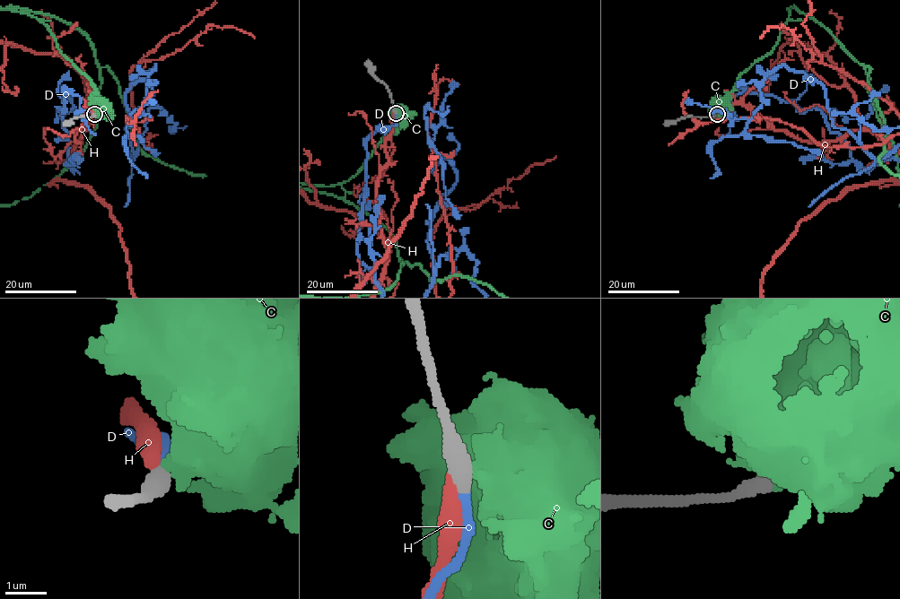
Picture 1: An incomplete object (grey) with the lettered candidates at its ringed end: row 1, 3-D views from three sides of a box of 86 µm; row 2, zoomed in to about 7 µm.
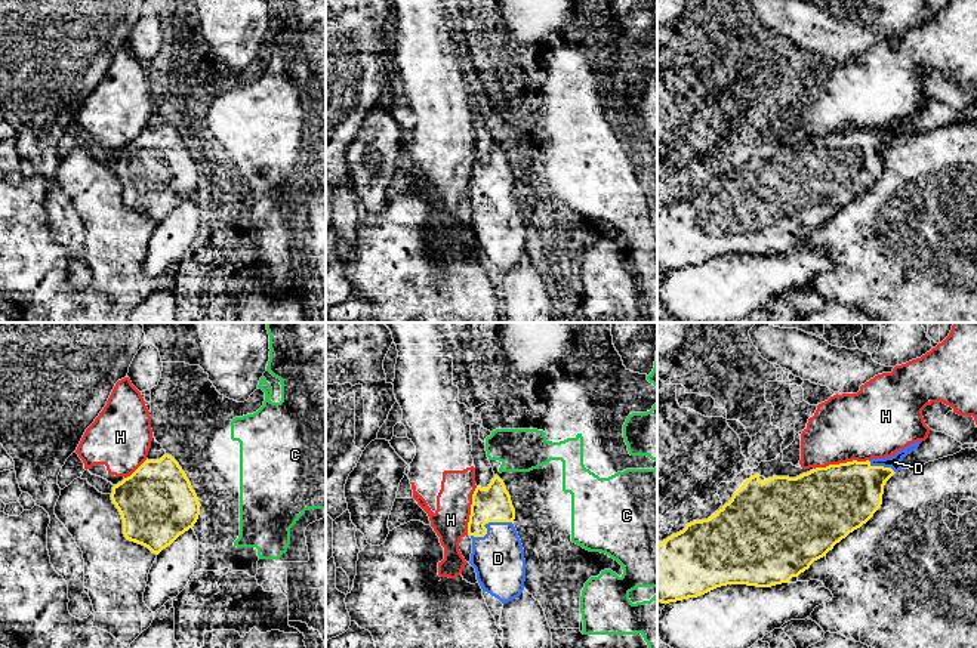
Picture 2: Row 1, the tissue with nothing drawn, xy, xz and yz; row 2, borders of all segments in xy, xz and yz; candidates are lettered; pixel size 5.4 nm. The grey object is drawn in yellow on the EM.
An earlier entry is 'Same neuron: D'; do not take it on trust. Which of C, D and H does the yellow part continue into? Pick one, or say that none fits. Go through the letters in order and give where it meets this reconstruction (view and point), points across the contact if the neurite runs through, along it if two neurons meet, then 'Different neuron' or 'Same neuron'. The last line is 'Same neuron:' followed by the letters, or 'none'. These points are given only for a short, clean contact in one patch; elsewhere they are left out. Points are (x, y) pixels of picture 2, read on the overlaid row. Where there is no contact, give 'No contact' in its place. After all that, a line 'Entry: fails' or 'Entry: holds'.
C: No contact. Different neuron
D: Touches yellow at xz (487, 522). Path across: xz (493, 503), (487, 522), (495, 537), (498, 558). Same neuron
H: Touches yellow at yz (841, 463). Boundary: yz (868, 459), (829, 463), (814, 469). Different neuron
Same neuron: D
Entry: holds

